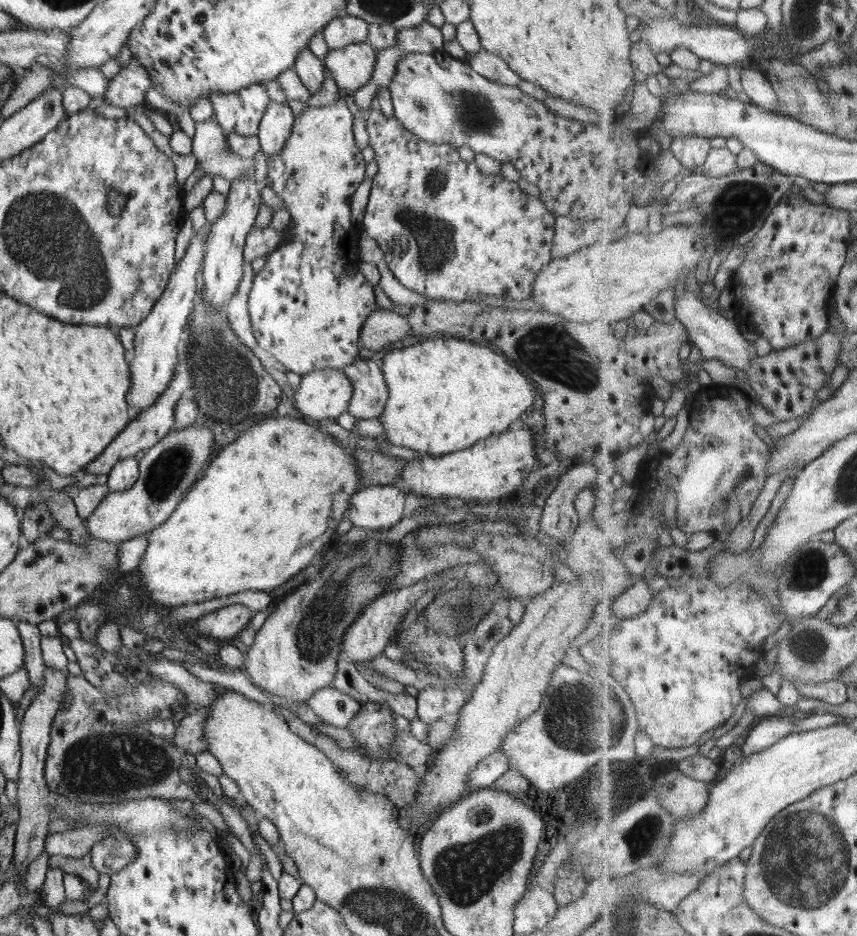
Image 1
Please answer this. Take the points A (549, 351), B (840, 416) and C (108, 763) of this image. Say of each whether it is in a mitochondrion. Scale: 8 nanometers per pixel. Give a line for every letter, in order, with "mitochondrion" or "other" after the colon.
A: mitochondrion
B: other
C: mitochondrion

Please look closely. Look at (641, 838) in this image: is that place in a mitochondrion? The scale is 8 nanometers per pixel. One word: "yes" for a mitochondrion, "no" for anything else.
yes

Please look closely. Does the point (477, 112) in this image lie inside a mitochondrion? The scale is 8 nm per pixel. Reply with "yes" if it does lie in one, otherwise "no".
yes

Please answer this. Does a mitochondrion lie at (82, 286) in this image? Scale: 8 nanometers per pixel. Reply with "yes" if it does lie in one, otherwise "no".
yes

